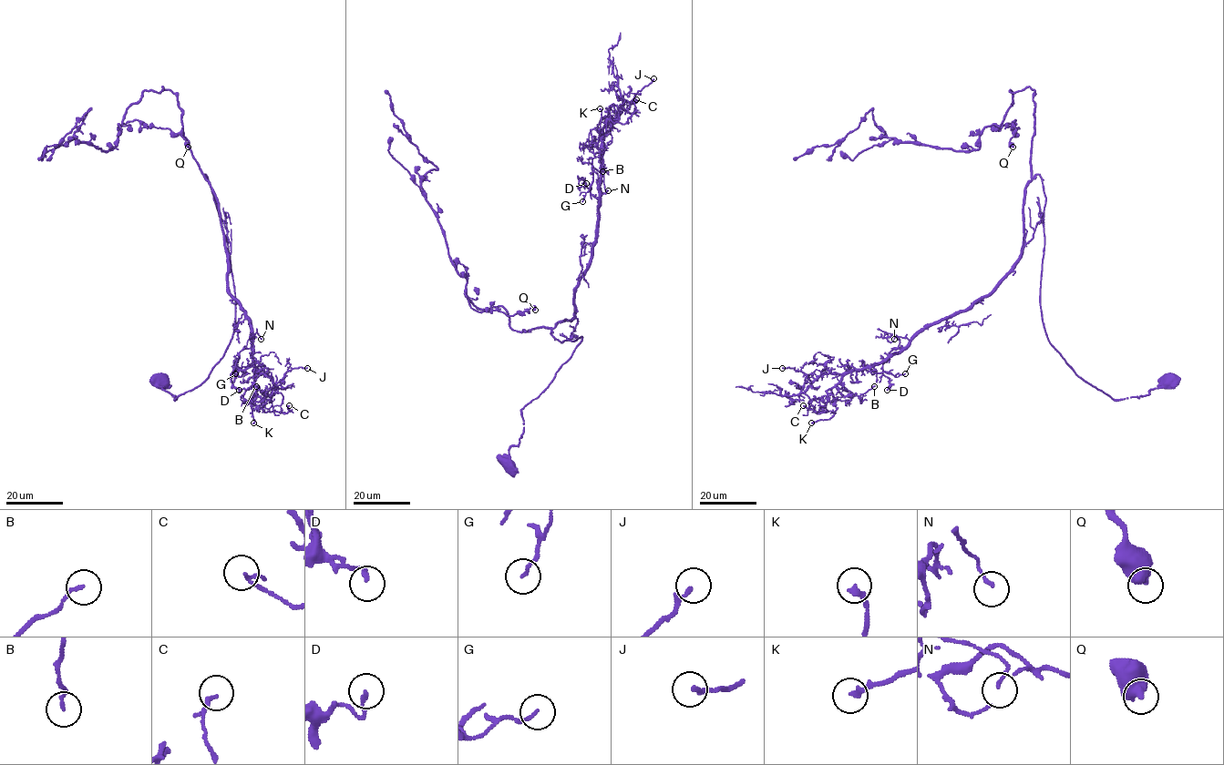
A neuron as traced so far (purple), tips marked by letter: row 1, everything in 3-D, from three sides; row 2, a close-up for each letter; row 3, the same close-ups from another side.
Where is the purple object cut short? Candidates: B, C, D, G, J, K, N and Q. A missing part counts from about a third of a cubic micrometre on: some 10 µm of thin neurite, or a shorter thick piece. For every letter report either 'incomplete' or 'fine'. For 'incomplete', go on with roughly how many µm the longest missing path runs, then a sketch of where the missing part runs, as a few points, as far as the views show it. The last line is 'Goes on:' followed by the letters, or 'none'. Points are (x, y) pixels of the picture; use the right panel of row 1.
B: fine
C: fine
D: fine
G: fine
J: fine
K: fine
N: fine
Q: fine
Goes on: none

